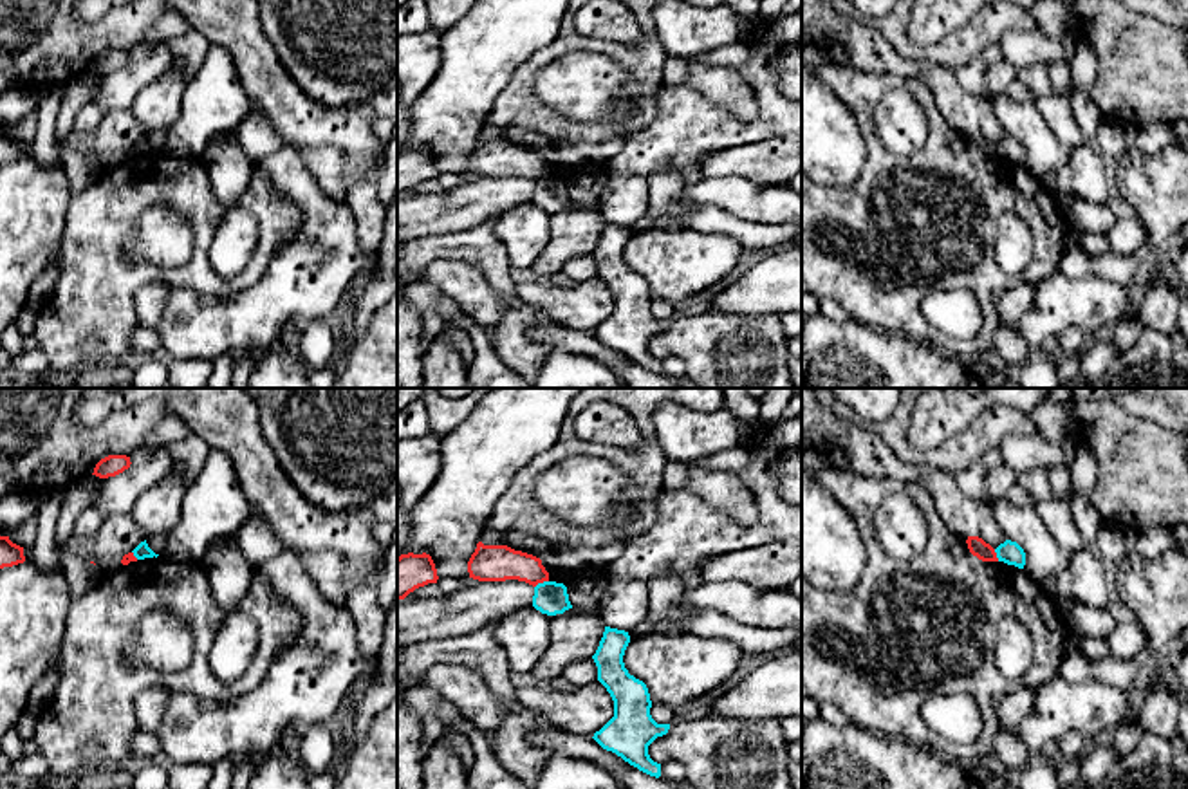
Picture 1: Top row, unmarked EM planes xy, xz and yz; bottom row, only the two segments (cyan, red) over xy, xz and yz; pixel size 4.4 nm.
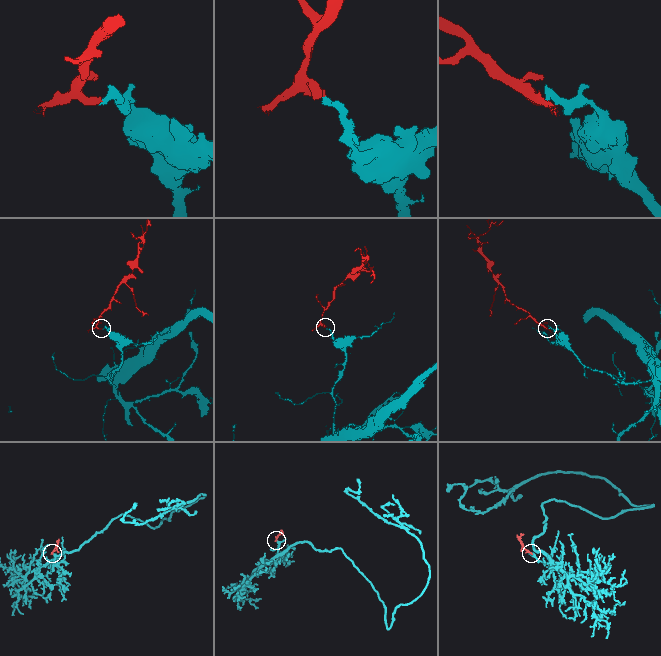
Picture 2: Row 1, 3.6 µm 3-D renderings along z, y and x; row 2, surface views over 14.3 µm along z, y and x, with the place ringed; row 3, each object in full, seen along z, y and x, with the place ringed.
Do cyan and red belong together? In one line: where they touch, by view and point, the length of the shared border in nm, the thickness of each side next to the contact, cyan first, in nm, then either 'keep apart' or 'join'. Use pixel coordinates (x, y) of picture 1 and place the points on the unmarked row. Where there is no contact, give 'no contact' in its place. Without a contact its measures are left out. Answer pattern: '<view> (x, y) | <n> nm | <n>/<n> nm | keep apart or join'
xz (540, 179) | 70 nm | 150/160 nm | keep apart

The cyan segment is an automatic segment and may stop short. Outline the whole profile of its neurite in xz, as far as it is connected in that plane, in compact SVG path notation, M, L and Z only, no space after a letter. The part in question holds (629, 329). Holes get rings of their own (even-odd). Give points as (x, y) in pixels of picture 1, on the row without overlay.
M605 222L599 242L592 251L598 262L598 276L614 296L614 312L592 334L639 367L659 374L661 359L650 354L648 341L657 332L666 330L670 320L657 320L652 314L646 280L625 264L623 251L628 238L628 227Z

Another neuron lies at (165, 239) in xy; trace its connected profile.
M153 206L139 220L132 238L125 242L128 264L179 267L191 258L193 233L182 215Z

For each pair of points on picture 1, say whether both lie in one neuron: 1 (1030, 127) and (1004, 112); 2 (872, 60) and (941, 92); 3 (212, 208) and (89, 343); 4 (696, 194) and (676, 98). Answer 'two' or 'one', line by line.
1: one
2: one
3: one
4: two

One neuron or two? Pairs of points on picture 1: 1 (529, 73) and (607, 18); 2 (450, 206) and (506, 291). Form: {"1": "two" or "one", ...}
{"1": "two", "2": "two"}

